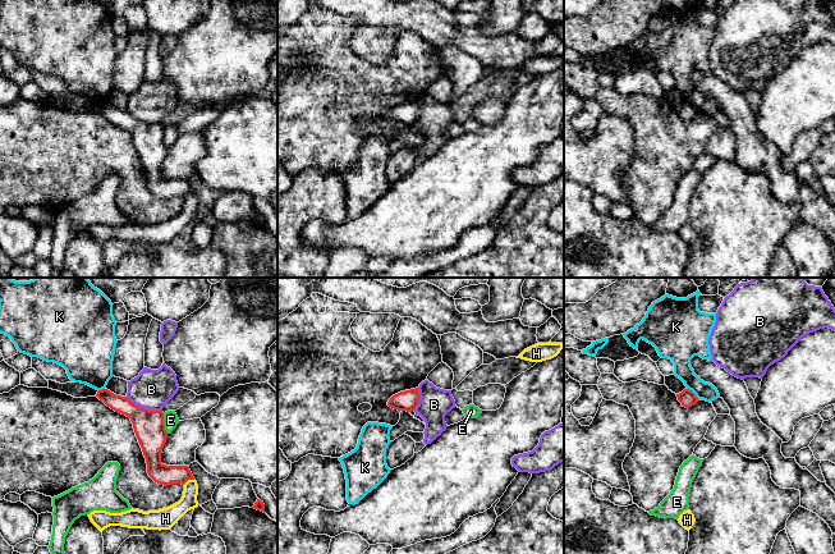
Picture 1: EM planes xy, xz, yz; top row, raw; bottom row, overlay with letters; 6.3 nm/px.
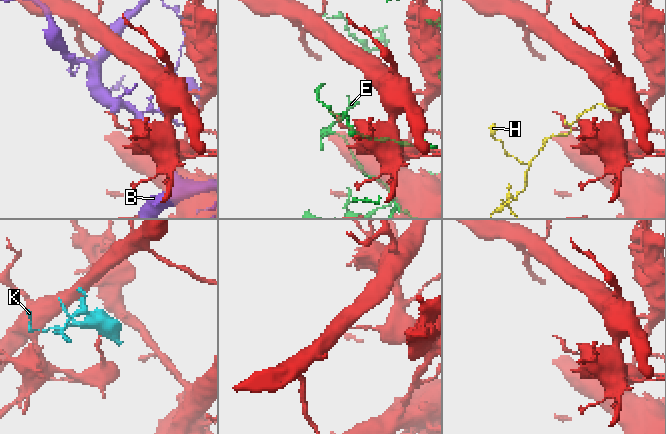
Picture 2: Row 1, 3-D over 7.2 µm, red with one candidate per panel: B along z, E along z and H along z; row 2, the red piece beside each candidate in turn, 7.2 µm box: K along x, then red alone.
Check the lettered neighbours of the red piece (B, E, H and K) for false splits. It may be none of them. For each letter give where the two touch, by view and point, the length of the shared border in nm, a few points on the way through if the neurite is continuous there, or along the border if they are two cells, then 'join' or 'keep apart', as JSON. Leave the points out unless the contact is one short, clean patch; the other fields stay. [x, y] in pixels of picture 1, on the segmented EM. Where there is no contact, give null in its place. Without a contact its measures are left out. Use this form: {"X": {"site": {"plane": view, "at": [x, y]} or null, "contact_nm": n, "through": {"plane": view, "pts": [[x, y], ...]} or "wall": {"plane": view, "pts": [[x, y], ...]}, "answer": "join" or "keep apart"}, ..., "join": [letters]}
{"B": {"site": {"plane": "xy", "at": [143, 408]}, "contact_nm": 240, "answer": "keep apart"}, "E": {"site": {"plane": "xy", "at": [163, 424]}, "contact_nm": 130, "answer": "keep apart"}, "H": {"site": {"plane": "xy", "at": [188, 479]}, "contact_nm": 80, "wall": {"plane": "xy", "pts": [[193, 479], [183, 484]]}, "answer": "keep apart"}, "K": {"site": {"plane": "yz", "at": [693, 393]}, "contact_nm": 110, "wall": {"plane": "yz", "pts": [[687, 388], [698, 399]]}, "answer": "keep apart"}, "join": []}

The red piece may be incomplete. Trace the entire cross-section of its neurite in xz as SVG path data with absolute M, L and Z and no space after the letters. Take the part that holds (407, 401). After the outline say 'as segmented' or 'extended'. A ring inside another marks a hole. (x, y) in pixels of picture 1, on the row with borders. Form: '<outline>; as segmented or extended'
M416 388L393 395L389 399L387 406L398 411L412 412L418 406L419 398L419 390Z; as segmented

